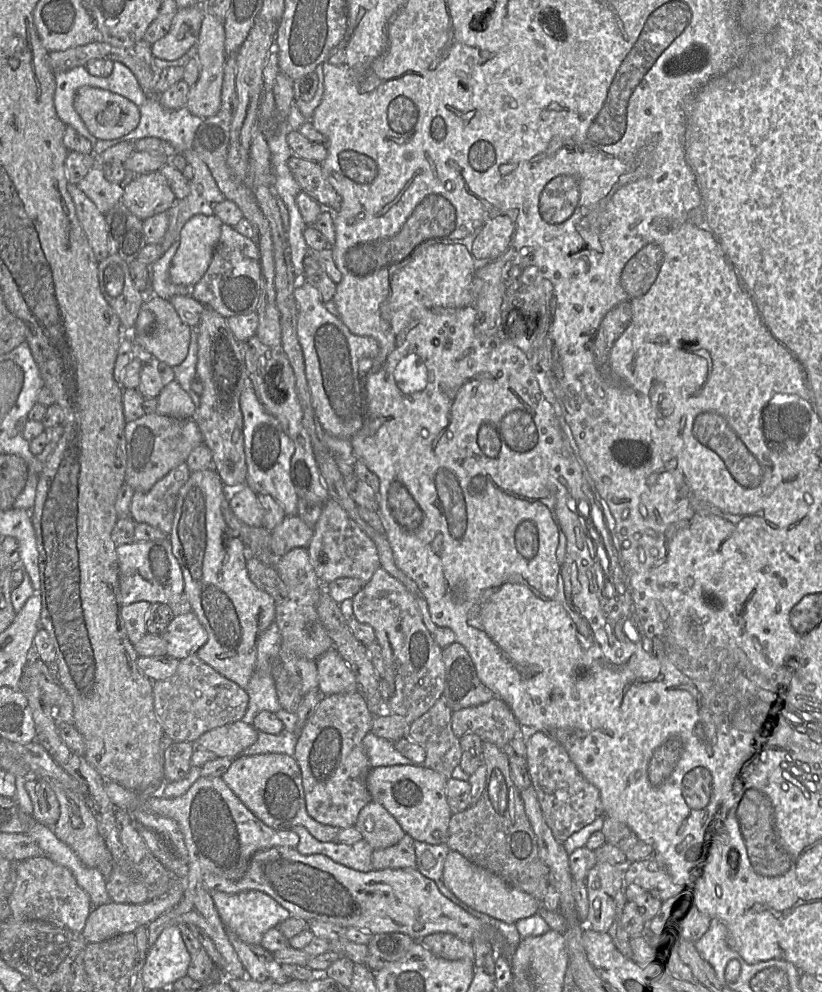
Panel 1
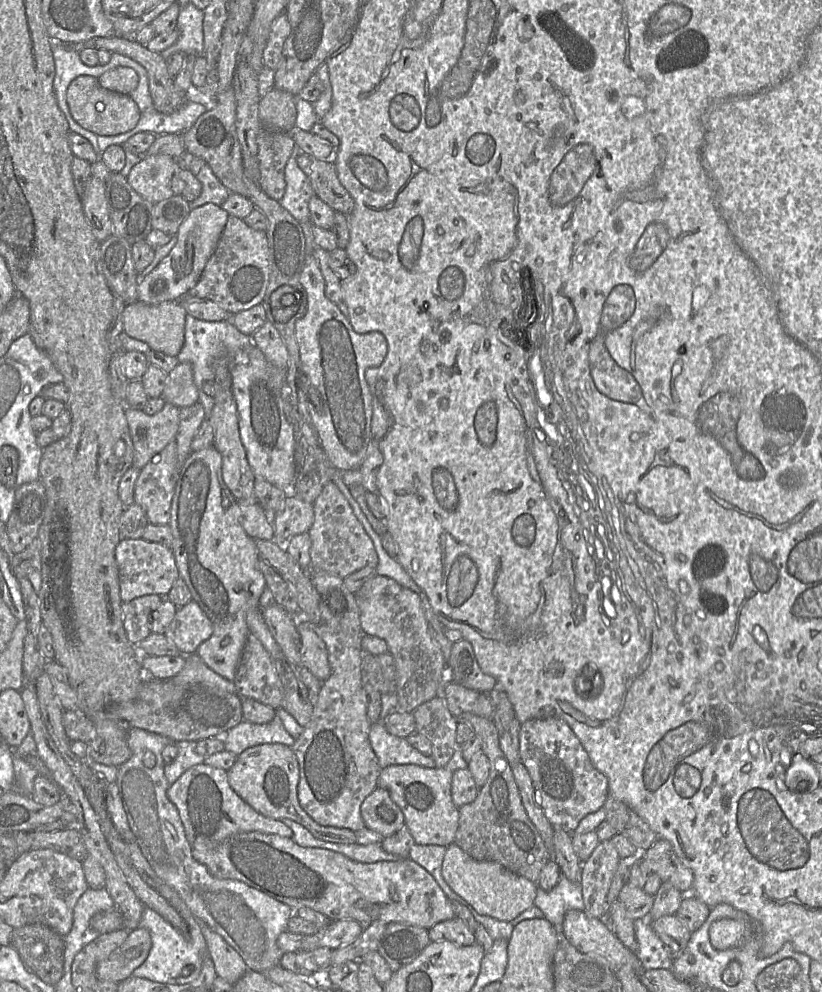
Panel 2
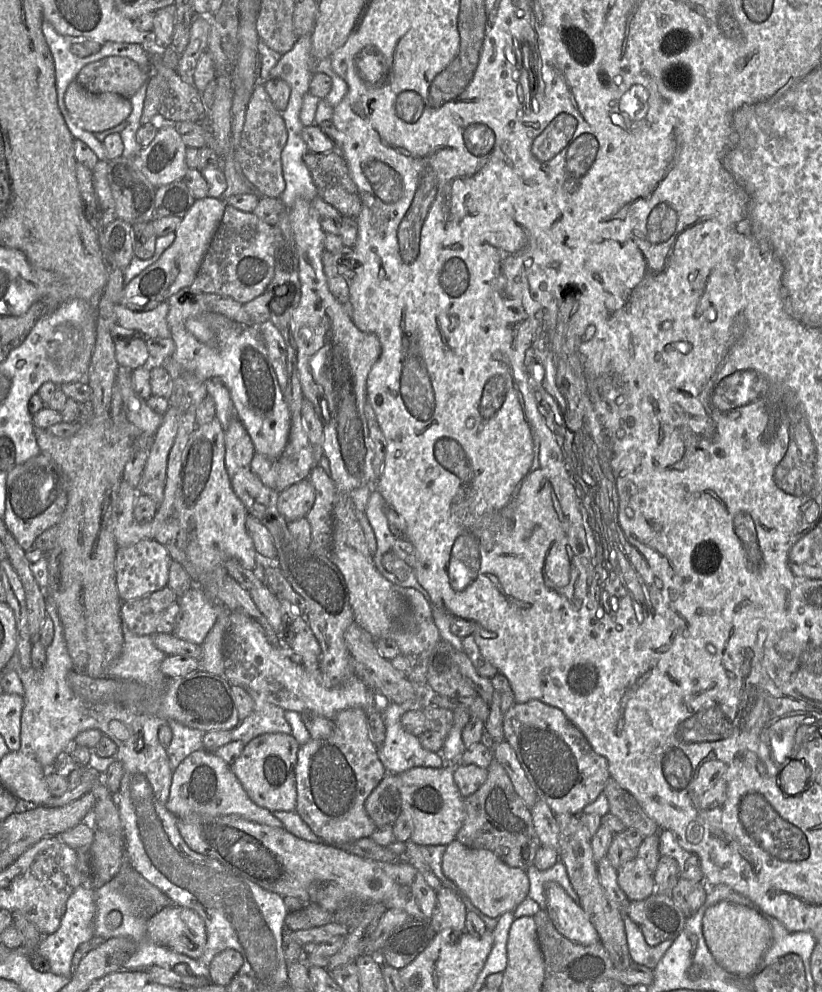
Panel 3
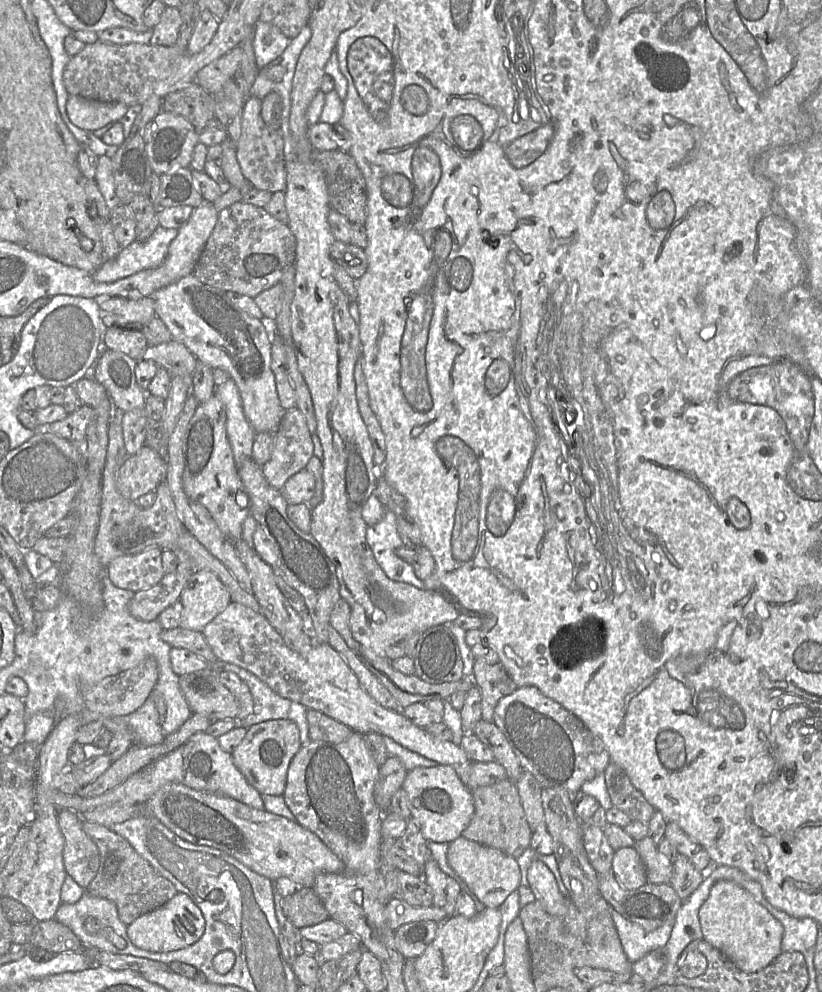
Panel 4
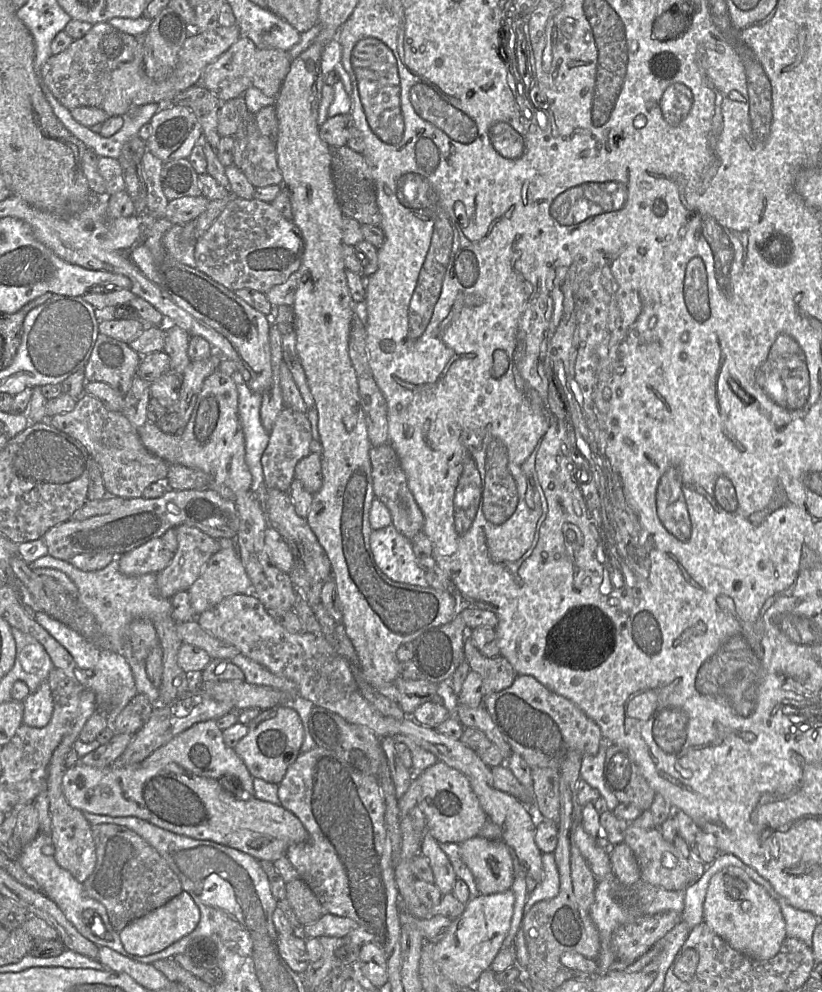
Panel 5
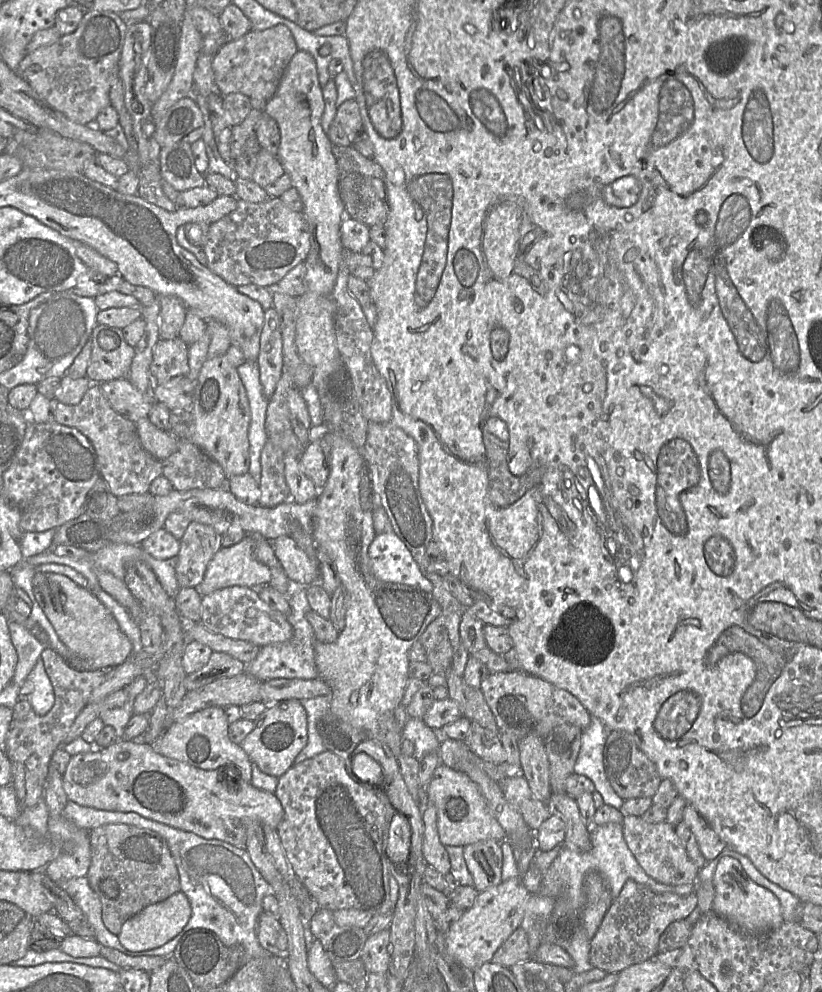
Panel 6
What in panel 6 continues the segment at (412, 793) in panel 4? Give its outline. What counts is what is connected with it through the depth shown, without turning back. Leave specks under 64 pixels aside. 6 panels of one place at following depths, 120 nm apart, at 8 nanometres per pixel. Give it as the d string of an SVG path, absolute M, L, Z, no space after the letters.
M440 764L426 788L426 798L436 807L438 835L445 847L464 848L478 841L506 840L504 829L489 810L478 786L466 774Z

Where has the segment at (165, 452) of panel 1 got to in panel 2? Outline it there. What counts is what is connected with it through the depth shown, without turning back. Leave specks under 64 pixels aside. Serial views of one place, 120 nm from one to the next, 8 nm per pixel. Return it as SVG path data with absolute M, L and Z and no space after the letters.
M170 403L153 415L143 410L125 408L133 443L132 466L141 470L171 442L176 441L180 409Z

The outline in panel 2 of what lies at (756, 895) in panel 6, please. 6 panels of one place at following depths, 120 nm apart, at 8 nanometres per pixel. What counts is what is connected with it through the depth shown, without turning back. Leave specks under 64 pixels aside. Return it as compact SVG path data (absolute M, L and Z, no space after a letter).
M720 919L713 922L709 928L709 940L716 950L727 950L740 946L754 932L758 933L753 922L741 922L735 919Z

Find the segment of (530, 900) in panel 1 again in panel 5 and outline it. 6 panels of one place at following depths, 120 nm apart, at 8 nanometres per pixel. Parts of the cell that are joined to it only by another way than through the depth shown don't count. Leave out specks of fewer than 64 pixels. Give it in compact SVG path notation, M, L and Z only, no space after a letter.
M475 836L460 843L459 850L481 894L489 895L511 889L515 879L513 860L509 847L502 840Z

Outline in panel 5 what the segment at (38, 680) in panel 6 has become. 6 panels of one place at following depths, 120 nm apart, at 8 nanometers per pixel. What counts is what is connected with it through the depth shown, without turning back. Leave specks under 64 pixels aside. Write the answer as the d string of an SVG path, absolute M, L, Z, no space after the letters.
M48 679L42 682L38 689L30 693L23 703L23 723L30 727L46 726L53 713L54 702Z

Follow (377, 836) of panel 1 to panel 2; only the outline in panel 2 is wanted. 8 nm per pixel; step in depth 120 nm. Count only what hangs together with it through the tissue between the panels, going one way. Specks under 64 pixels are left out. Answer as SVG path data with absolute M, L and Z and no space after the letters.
M377 787L361 805L365 828L386 838L405 825L401 809L391 799L387 790Z

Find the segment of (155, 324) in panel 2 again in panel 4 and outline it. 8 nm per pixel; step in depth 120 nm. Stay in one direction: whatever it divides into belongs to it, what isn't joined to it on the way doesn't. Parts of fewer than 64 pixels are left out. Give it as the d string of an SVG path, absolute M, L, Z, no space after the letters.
M114 297L100 302L99 307L103 313L121 316L136 326L142 326L157 316L151 297L142 297L138 300Z

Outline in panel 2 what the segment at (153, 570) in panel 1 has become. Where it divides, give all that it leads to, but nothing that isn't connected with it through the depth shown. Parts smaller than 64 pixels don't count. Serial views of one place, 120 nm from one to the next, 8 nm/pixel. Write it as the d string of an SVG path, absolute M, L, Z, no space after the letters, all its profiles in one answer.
M143 538L121 539L114 554L118 569L119 594L122 602L128 602L144 595L166 597L179 578L171 549L161 543L150 542Z

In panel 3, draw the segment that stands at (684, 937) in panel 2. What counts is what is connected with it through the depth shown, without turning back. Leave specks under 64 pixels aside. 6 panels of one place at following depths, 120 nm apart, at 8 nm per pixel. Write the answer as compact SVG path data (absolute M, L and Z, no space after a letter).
M656 892L644 900L630 901L627 915L637 924L651 946L668 939L675 940L686 921L684 913L671 896Z

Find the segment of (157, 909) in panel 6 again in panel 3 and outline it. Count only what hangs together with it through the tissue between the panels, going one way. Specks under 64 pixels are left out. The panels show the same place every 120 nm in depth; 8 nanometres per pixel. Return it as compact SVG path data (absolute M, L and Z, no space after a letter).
M176 904L149 920L147 936L156 944L194 959L202 956L207 942L205 923L199 914Z

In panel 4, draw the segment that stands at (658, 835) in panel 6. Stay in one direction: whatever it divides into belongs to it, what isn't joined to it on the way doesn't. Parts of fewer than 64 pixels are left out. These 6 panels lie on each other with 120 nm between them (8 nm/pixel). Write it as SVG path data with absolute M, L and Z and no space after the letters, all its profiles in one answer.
M646 836L635 841L633 847L645 866L648 883L655 885L670 884L673 863L659 851L658 845Z

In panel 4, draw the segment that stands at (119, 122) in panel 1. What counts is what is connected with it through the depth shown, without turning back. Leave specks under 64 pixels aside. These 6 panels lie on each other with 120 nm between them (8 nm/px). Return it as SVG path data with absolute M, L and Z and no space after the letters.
M69 95L66 112L70 121L77 127L95 131L107 124L119 122L129 107L121 102L100 102L77 95Z

